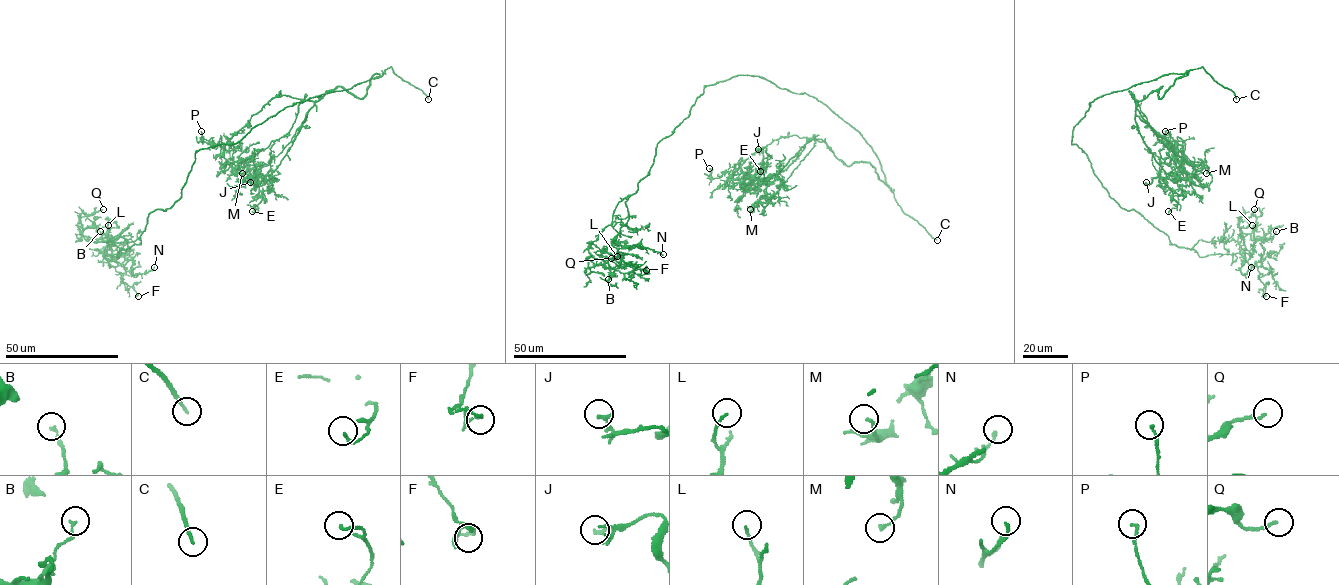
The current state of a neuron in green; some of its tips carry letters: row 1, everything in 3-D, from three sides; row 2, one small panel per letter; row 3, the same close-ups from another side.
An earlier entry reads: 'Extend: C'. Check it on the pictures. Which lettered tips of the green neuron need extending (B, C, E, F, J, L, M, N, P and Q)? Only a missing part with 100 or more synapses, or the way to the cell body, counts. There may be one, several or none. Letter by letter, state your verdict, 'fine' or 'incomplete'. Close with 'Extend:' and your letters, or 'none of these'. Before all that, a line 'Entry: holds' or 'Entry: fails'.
Entry: holds
B: fine
C: incomplete
E: fine
F: fine
J: fine
L: fine
M: fine
N: fine
P: fine
Q: fine
Extend: C

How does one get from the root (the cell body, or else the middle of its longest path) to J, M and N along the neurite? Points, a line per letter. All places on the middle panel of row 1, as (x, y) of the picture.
J: (788, 90), (851, 125), (887, 186), (869, 162), (846, 166), (814, 139), (759, 183), (770, 157), (758, 149)
M: (788, 90), (851, 125), (887, 186), (869, 162), (846, 166), (815, 139), (778, 190), (750, 209)
N: (788, 90), (749, 75), (707, 85), (689, 115), (657, 144), (611, 245), (642, 244), (663, 254)

